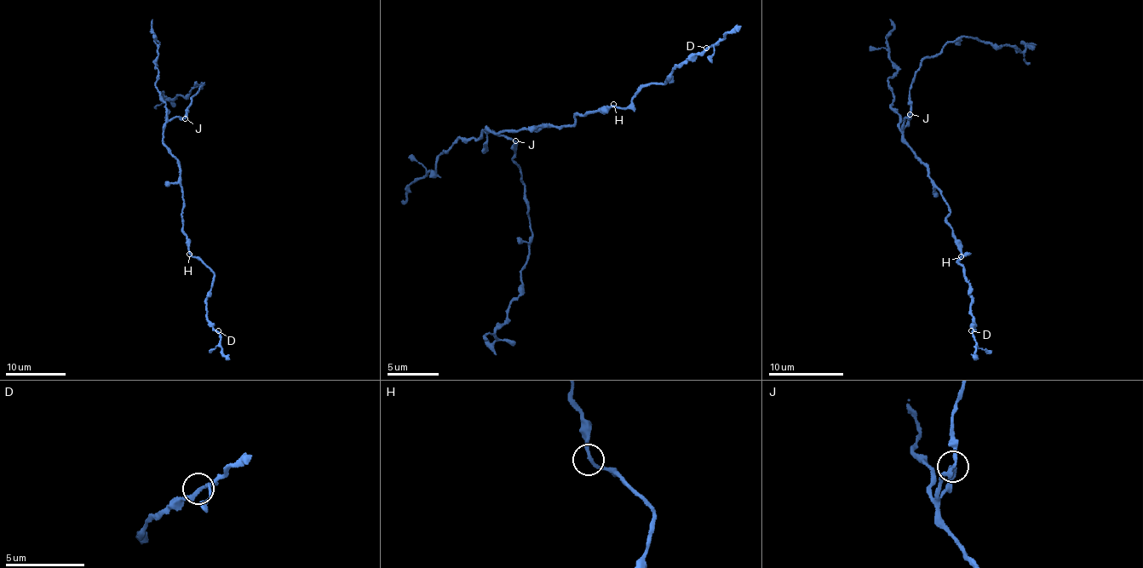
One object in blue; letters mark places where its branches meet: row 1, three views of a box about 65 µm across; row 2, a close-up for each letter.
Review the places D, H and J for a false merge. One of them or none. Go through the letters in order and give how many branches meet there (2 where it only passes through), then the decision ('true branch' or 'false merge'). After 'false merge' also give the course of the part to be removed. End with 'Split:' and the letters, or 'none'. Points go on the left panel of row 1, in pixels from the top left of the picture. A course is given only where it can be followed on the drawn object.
D: 2 | true branch
H: 2 | true branch
J: 2 | true branch
Split: none

